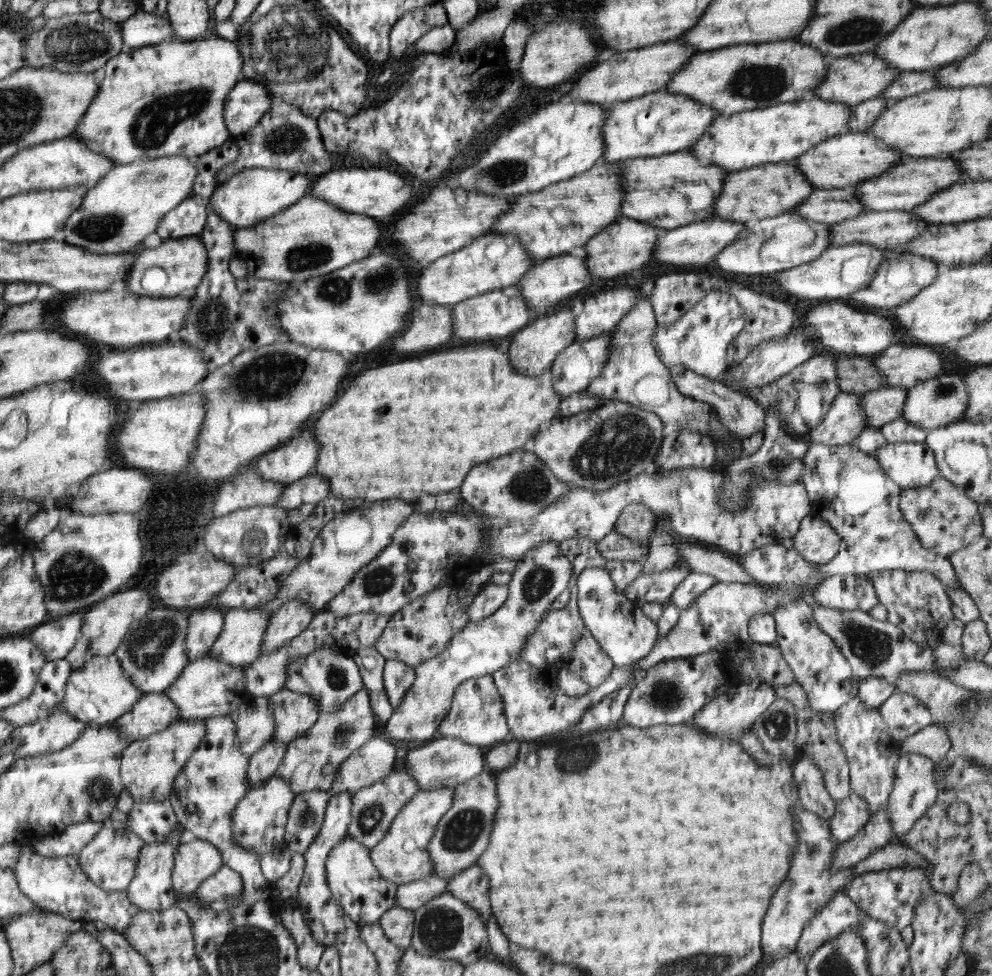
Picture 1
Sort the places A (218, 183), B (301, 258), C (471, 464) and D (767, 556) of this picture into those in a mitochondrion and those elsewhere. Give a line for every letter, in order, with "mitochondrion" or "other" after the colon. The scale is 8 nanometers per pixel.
A: other
B: mitochondrion
C: other
D: other

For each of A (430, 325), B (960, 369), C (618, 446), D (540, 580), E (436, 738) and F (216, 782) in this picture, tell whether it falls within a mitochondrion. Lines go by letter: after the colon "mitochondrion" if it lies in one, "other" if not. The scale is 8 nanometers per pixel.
A: other
B: other
C: mitochondrion
D: mitochondrion
E: other
F: mitochondrion

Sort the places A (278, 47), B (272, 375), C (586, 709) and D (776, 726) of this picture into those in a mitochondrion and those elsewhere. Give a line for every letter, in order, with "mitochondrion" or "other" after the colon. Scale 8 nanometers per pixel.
A: mitochondrion
B: mitochondrion
C: other
D: mitochondrion

